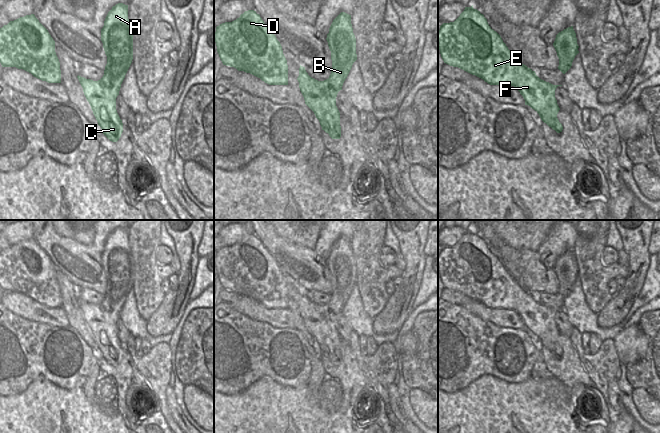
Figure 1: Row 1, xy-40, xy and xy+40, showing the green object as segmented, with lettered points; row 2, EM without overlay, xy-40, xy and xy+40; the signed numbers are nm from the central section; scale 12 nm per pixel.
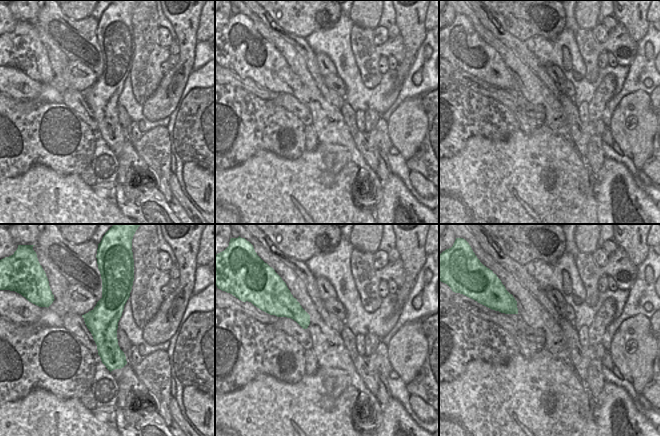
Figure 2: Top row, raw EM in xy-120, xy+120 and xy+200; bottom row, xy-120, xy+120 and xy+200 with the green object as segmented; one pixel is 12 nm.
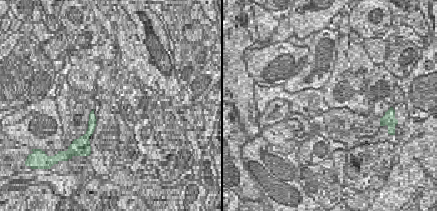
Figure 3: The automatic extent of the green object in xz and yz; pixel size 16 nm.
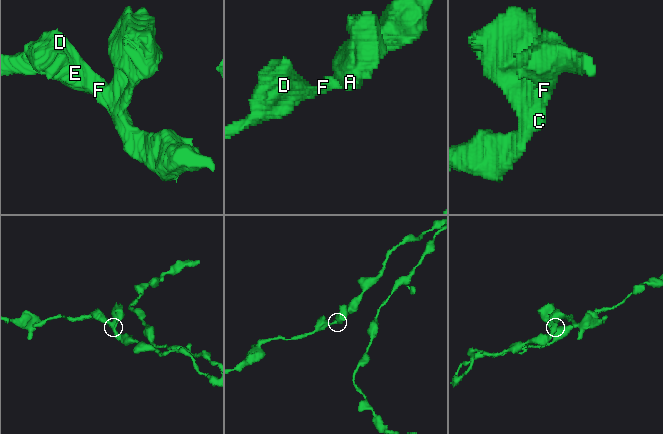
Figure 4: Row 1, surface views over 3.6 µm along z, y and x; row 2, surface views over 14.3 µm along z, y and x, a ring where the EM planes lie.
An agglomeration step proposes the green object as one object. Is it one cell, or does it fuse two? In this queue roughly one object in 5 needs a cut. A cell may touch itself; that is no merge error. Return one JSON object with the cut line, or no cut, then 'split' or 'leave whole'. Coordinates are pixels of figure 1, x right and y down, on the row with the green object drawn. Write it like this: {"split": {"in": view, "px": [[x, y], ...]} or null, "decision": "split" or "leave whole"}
{"split": null, "decision": "leave whole"}

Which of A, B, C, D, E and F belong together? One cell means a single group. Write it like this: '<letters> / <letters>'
A B C D E F

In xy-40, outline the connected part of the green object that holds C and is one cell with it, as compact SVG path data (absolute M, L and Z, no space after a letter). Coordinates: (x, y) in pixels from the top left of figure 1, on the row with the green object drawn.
M118 3L108 12L101 29L101 41L107 56L103 77L98 81L79 75L77 78L103 134L117 142L123 132L123 123L116 110L116 98L133 60L128 5Z

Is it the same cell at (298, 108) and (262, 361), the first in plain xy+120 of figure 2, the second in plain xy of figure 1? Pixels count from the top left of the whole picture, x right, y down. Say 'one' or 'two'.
two

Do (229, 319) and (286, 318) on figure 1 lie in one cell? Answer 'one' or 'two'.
two

